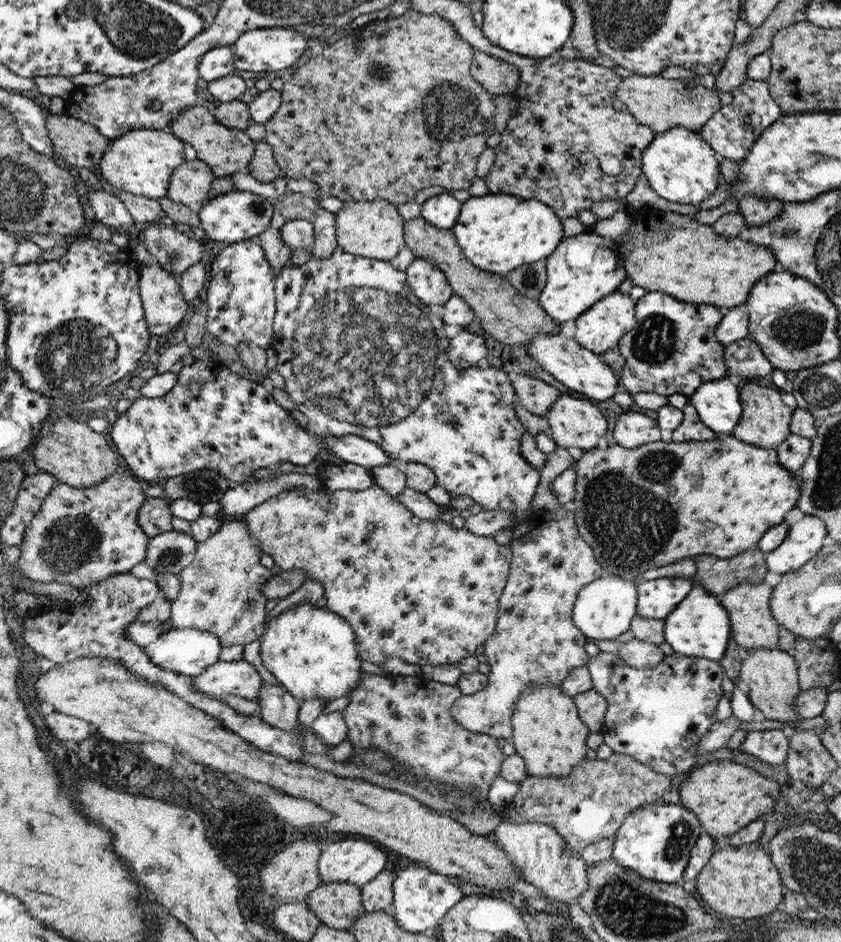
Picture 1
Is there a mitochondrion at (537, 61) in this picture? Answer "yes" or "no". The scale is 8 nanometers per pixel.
no

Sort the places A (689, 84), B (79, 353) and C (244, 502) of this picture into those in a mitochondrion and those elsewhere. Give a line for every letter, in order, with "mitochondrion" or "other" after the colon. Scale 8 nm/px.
A: other
B: mitochondrion
C: other

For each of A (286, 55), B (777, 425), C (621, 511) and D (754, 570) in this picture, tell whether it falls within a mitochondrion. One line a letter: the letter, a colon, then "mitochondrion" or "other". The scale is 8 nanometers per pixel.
A: other
B: other
C: mitochondrion
D: mitochondrion

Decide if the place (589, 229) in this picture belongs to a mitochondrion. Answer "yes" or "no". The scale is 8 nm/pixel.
no

